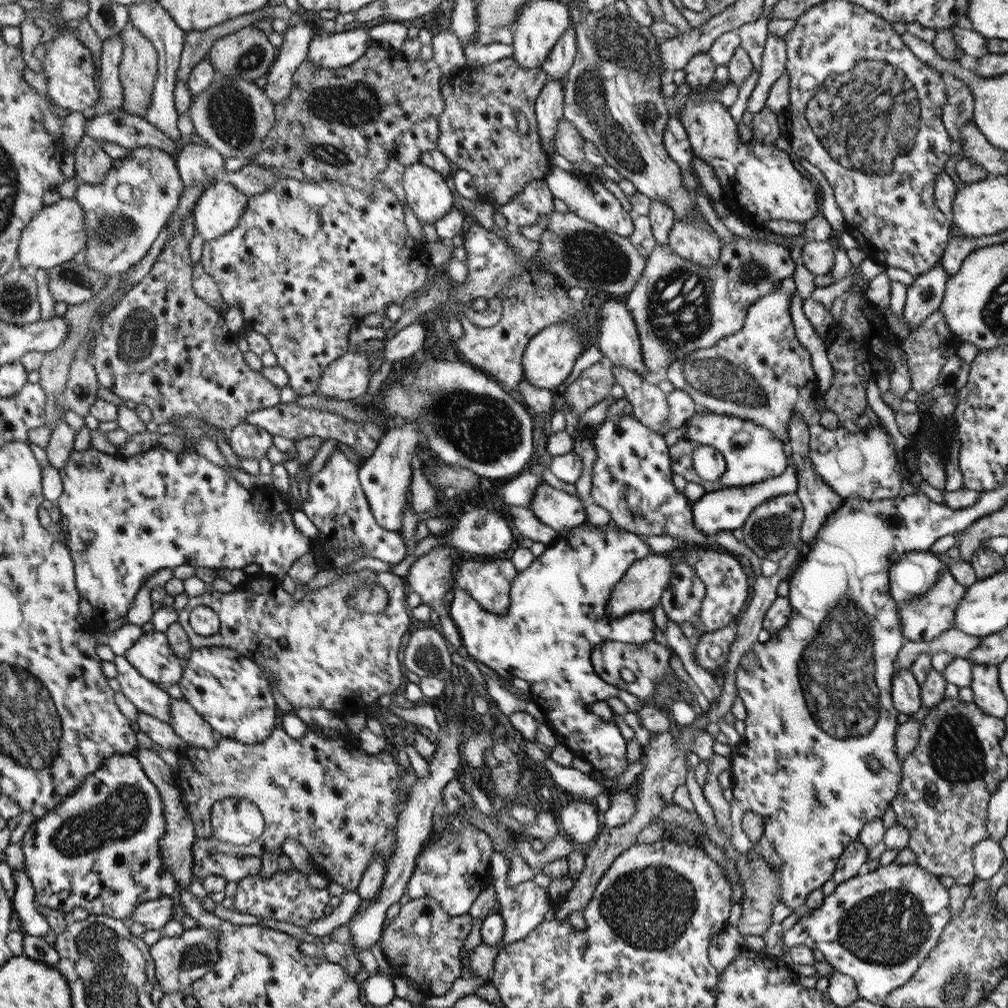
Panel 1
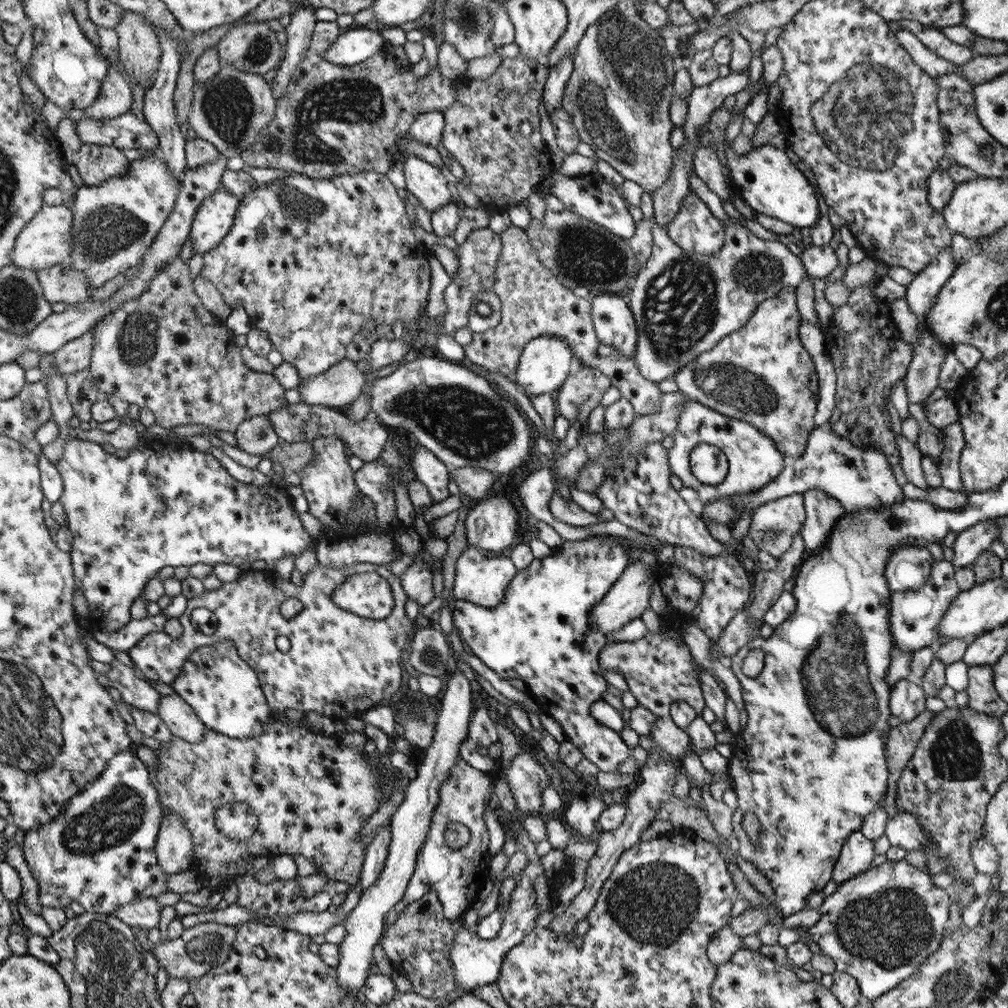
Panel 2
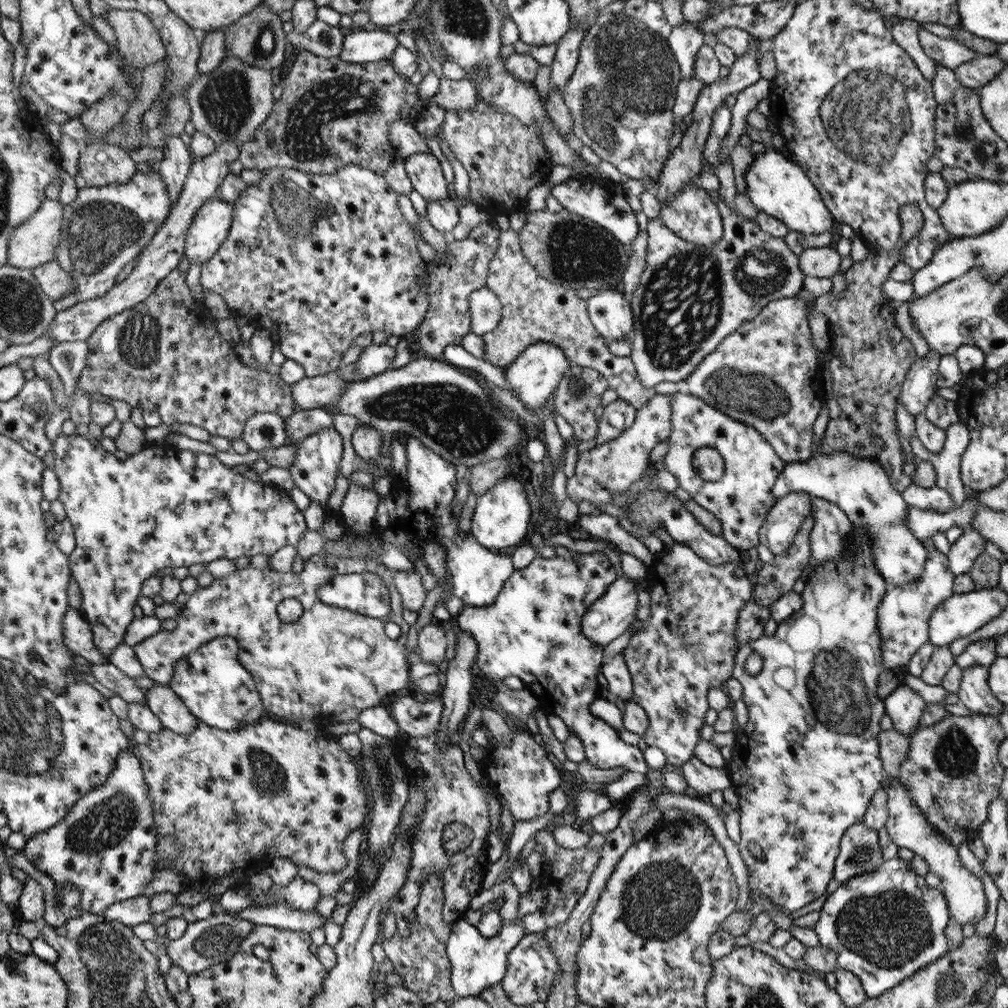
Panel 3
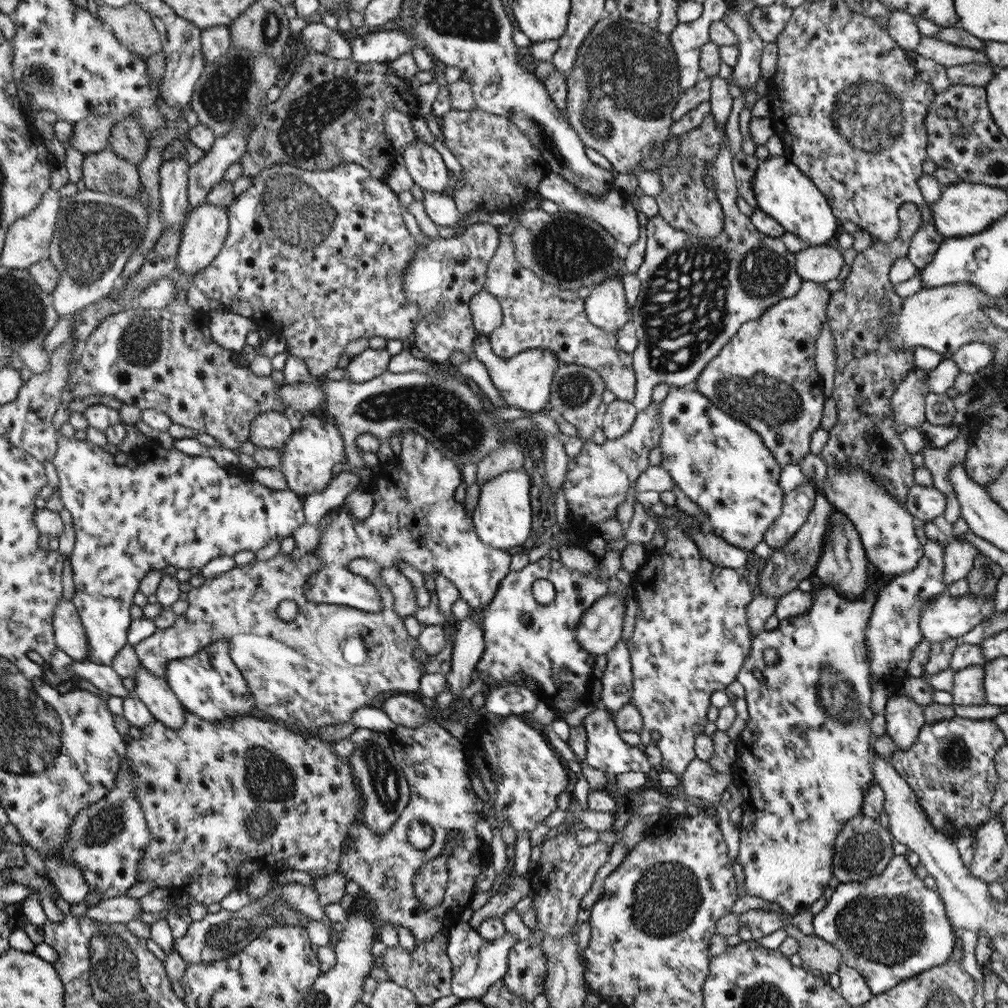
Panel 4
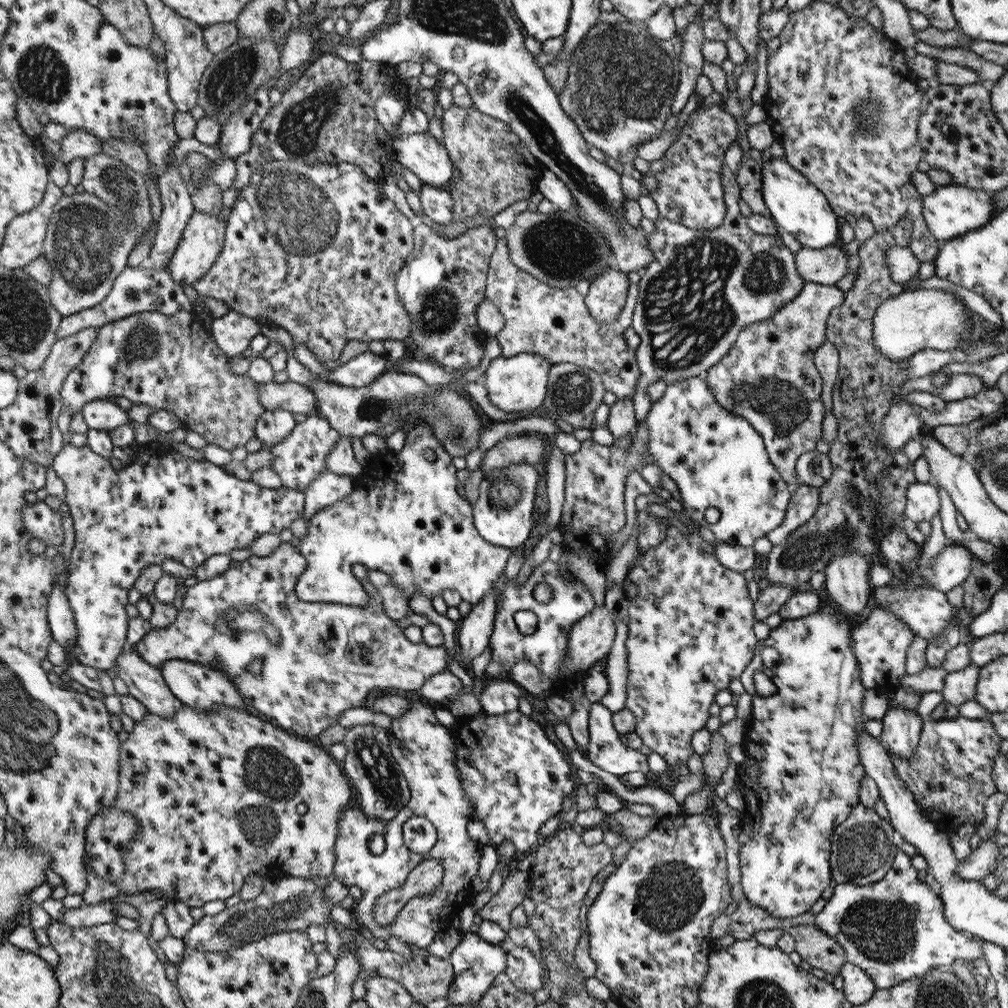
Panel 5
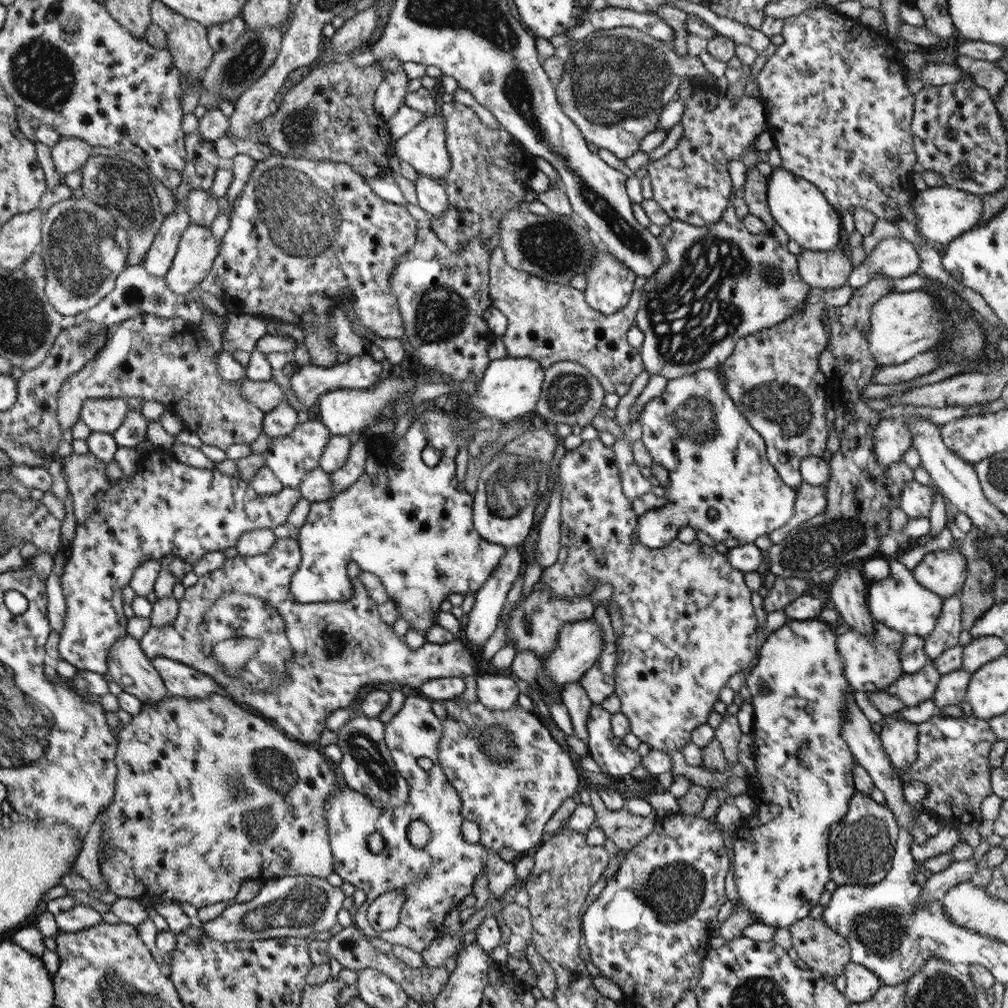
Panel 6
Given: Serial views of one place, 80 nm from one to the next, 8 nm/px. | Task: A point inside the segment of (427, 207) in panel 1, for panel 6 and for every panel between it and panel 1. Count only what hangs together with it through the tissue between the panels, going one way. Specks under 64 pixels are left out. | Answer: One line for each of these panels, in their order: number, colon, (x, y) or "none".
2: (425, 181)
3: (423, 169)
4: (424, 164)
5: (420, 153)
6: (424, 147)

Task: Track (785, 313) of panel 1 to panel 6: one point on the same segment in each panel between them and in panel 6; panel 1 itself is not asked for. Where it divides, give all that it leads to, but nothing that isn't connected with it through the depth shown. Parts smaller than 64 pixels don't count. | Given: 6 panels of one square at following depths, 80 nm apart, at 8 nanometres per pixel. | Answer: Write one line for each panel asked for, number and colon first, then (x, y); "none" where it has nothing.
2: (761, 374)
3: (766, 374)
4: (766, 377)
5: (768, 376)
6: (772, 376)

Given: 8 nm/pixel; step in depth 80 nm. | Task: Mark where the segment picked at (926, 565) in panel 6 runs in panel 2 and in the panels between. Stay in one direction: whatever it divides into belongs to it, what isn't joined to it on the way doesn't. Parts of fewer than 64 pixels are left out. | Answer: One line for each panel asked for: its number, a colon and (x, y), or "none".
2: (970, 543)
3: (971, 544)
4: (959, 556)
5: (951, 567)

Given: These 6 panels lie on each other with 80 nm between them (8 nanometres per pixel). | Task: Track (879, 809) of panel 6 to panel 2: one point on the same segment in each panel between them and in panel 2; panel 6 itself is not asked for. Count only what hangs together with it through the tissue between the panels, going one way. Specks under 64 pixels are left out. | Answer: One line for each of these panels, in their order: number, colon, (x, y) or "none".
2: (857, 854)
3: (860, 851)
4: (863, 848)
5: (863, 848)

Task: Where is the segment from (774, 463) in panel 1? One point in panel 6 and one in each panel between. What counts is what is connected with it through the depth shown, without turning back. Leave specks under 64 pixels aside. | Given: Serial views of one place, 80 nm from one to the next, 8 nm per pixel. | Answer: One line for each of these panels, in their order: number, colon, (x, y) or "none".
2: (754, 460)
3: (740, 500)
4: (721, 464)
5: (716, 458)
6: (715, 459)

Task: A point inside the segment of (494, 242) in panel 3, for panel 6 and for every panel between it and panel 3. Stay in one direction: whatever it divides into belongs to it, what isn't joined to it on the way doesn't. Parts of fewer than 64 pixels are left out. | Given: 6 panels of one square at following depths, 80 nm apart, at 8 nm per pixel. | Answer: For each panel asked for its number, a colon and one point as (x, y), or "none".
4: (446, 274)
5: (442, 284)
6: (442, 296)

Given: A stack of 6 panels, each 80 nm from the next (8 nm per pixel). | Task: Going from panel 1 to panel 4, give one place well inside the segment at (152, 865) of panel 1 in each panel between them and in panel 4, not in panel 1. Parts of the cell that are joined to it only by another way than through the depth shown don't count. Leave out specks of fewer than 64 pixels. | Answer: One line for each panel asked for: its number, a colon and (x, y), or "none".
2: (100, 852)
3: (105, 846)
4: (107, 840)

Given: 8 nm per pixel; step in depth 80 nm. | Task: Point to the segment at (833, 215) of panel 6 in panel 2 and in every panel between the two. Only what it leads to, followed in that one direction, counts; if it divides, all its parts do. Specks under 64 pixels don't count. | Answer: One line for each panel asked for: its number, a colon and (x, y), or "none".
2: (768, 181)
3: (775, 185)
4: (782, 190)
5: (797, 206)

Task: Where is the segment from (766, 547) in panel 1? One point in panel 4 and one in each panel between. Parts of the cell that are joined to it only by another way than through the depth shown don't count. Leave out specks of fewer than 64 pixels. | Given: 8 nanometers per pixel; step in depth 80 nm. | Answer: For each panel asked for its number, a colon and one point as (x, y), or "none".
2: (775, 523)
3: (785, 518)
4: (797, 504)

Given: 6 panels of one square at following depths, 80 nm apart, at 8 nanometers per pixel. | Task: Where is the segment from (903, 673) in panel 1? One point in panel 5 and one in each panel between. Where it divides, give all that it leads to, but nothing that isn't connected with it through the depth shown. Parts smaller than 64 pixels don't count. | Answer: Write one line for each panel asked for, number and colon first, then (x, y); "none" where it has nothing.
2: (907, 700)
3: (904, 706)
4: (904, 718)
5: (900, 736)

